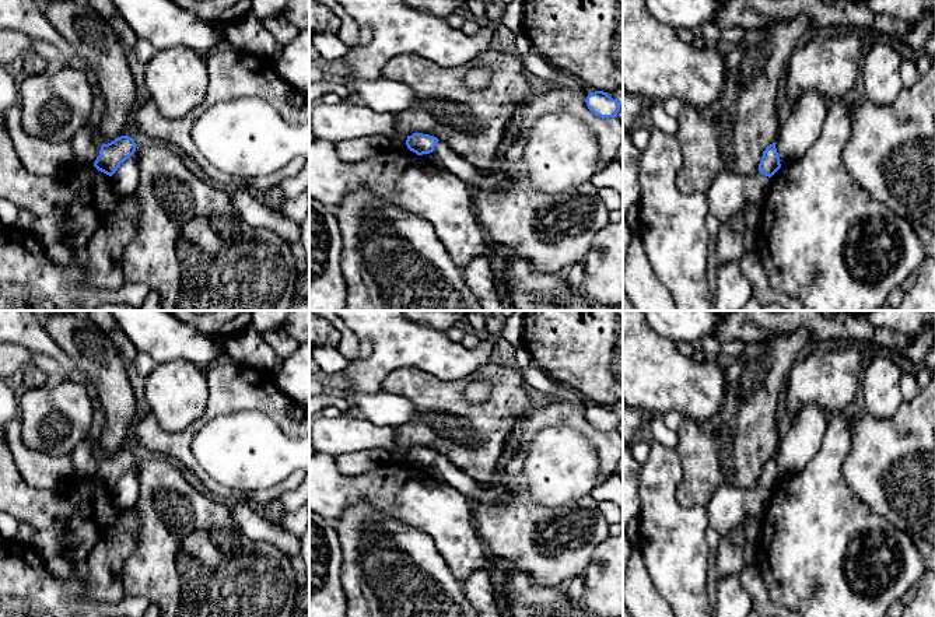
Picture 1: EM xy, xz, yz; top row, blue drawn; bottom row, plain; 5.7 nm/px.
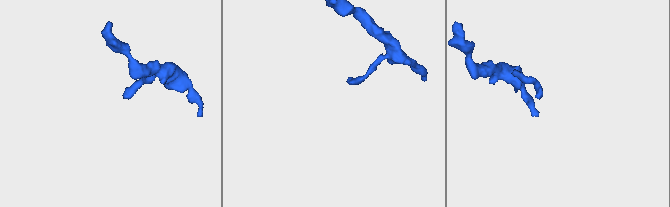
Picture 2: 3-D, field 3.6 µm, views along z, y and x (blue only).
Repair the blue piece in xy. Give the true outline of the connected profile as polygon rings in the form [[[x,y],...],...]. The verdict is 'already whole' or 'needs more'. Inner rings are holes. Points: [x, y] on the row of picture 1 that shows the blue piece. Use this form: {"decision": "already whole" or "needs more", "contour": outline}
{"decision": "already whole", "contour": [[[129,136],[116,137],[108,144],[102,144],[99,155],[97,157],[94,166],[112,176],[122,162],[125,162],[136,151],[136,143]]]}

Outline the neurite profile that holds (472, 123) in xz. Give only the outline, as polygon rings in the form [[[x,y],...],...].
[[[495,45],[458,67],[442,67],[417,53],[403,53],[392,57],[384,66],[381,76],[384,80],[407,84],[414,92],[412,108],[395,116],[403,134],[434,136],[486,173],[504,165],[497,150],[505,140],[504,133],[515,111],[521,109],[532,95],[525,78],[522,59],[501,52]],[[476,69],[488,69],[494,74],[491,83],[480,91],[472,91],[465,84],[466,74]]]

